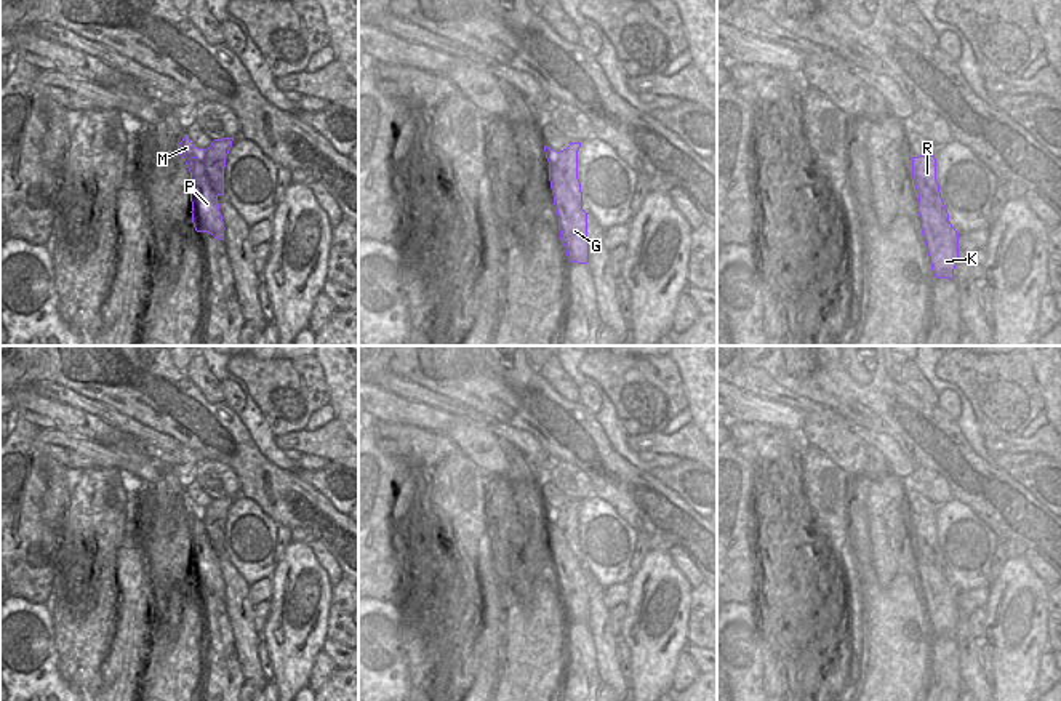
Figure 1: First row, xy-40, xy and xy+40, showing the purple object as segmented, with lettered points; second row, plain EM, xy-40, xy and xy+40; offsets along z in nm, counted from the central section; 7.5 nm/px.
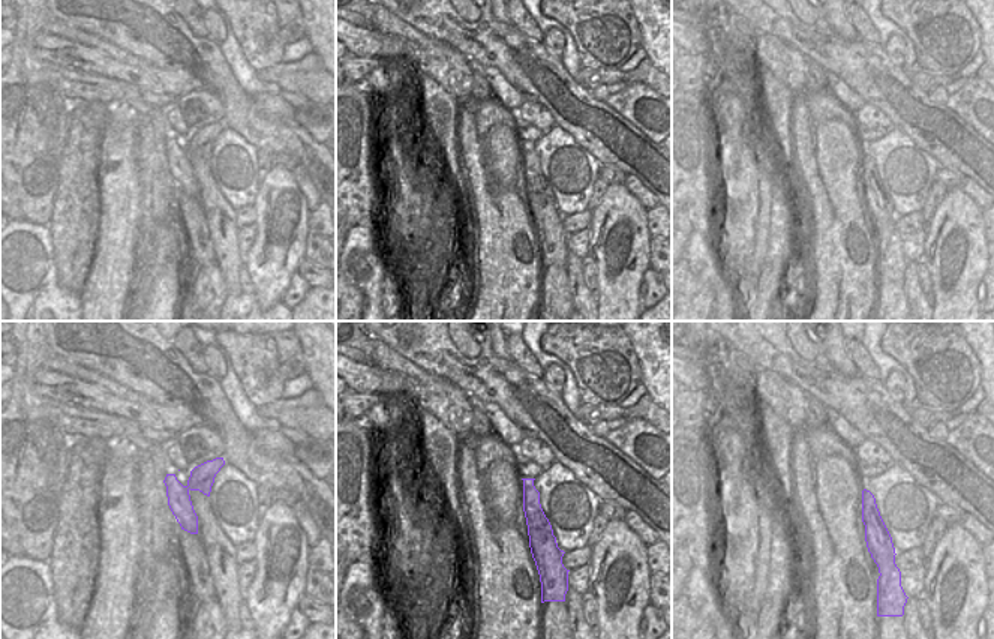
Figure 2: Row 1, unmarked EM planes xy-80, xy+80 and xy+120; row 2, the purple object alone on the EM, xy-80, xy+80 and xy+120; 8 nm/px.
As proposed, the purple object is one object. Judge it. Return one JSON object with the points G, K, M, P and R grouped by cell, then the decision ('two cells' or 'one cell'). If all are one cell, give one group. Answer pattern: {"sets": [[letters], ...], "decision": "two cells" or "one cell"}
{"sets": [["G", "K", "P"], ["M", "R"]], "decision": "two cells"}

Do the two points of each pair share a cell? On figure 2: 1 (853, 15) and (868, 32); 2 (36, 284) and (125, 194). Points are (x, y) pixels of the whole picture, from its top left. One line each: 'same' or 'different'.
1: same
2: different

